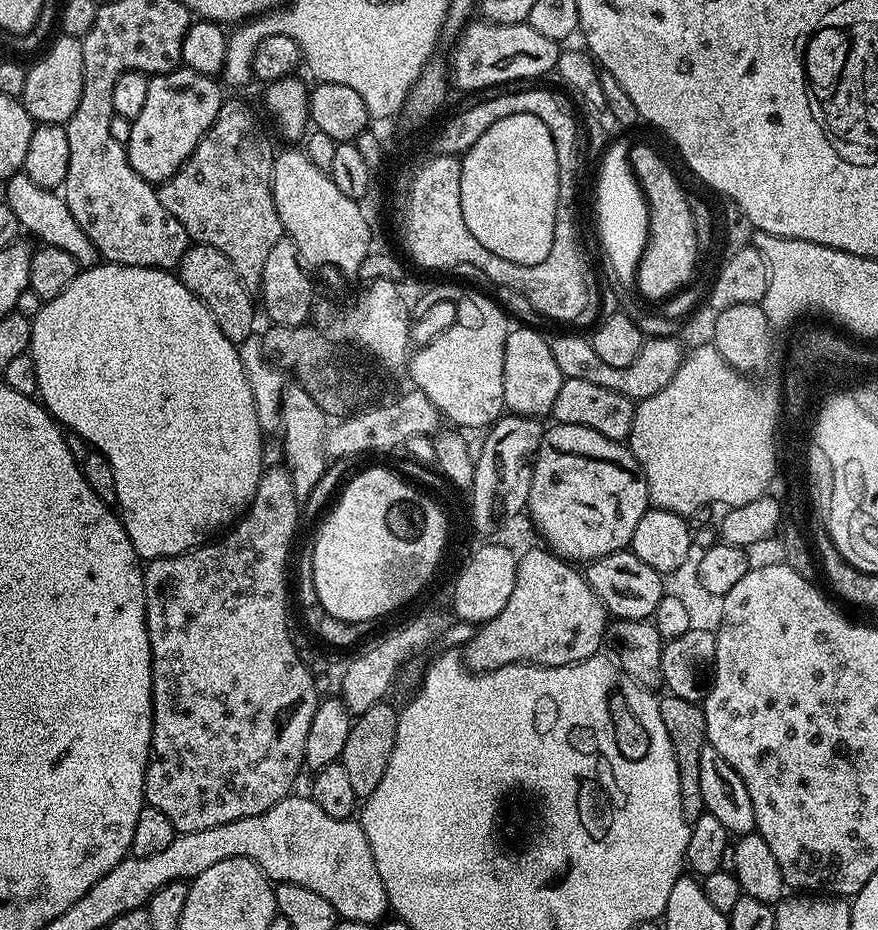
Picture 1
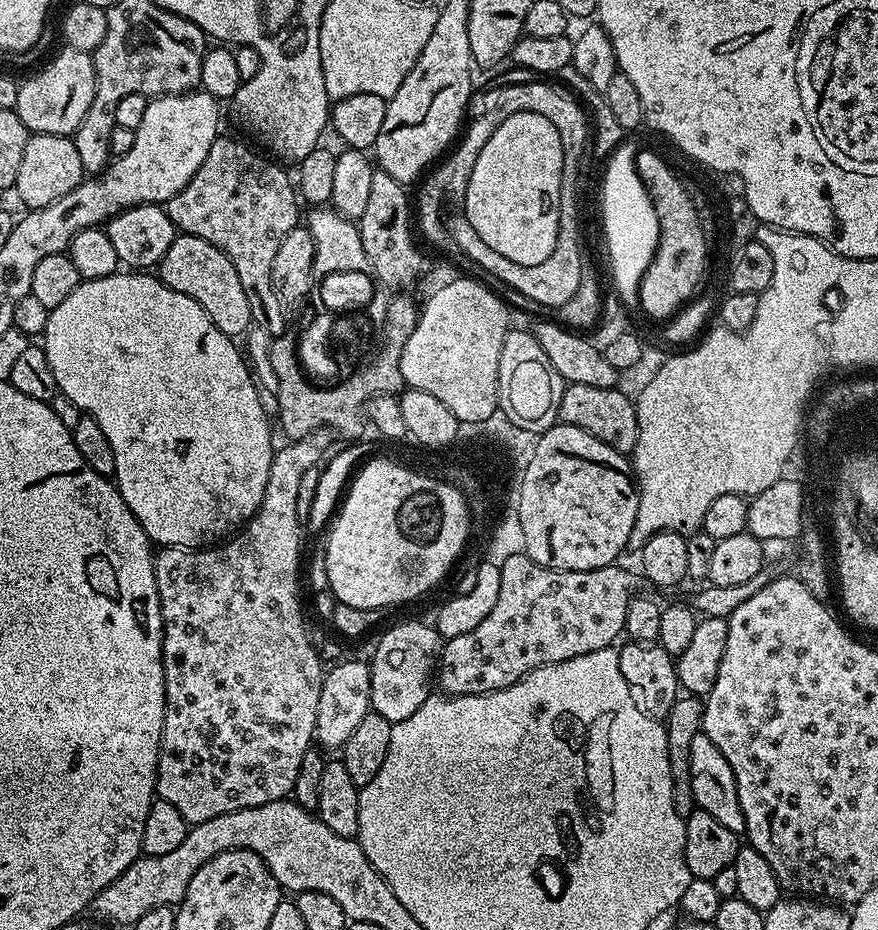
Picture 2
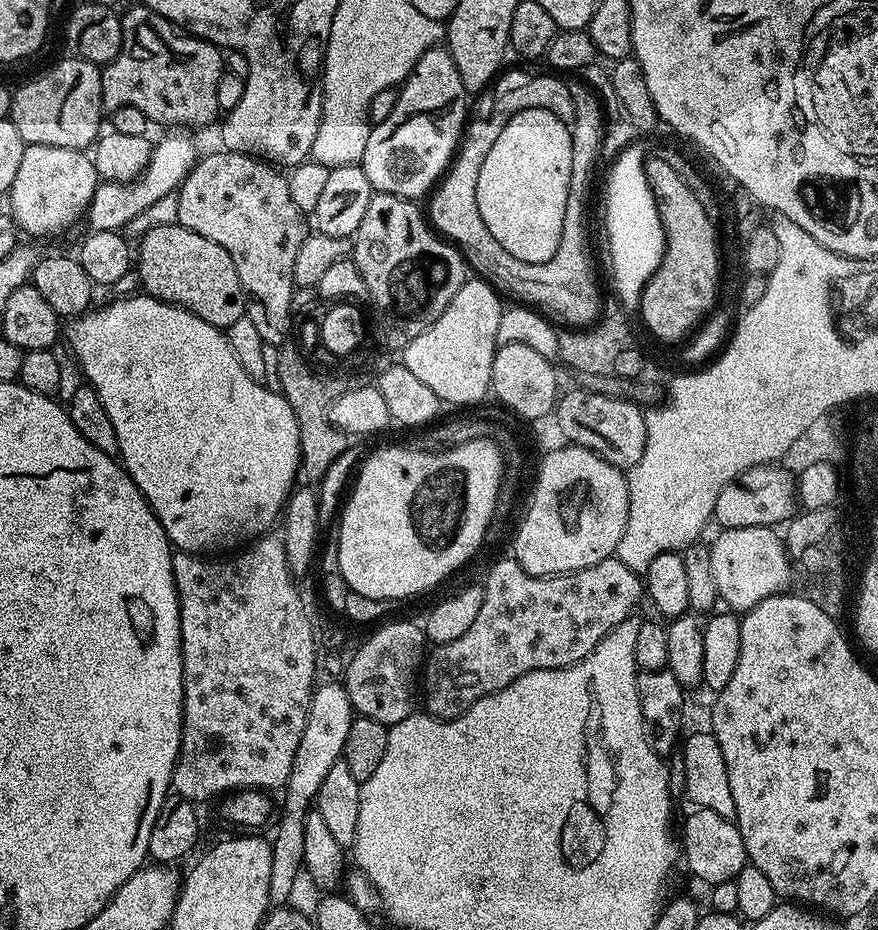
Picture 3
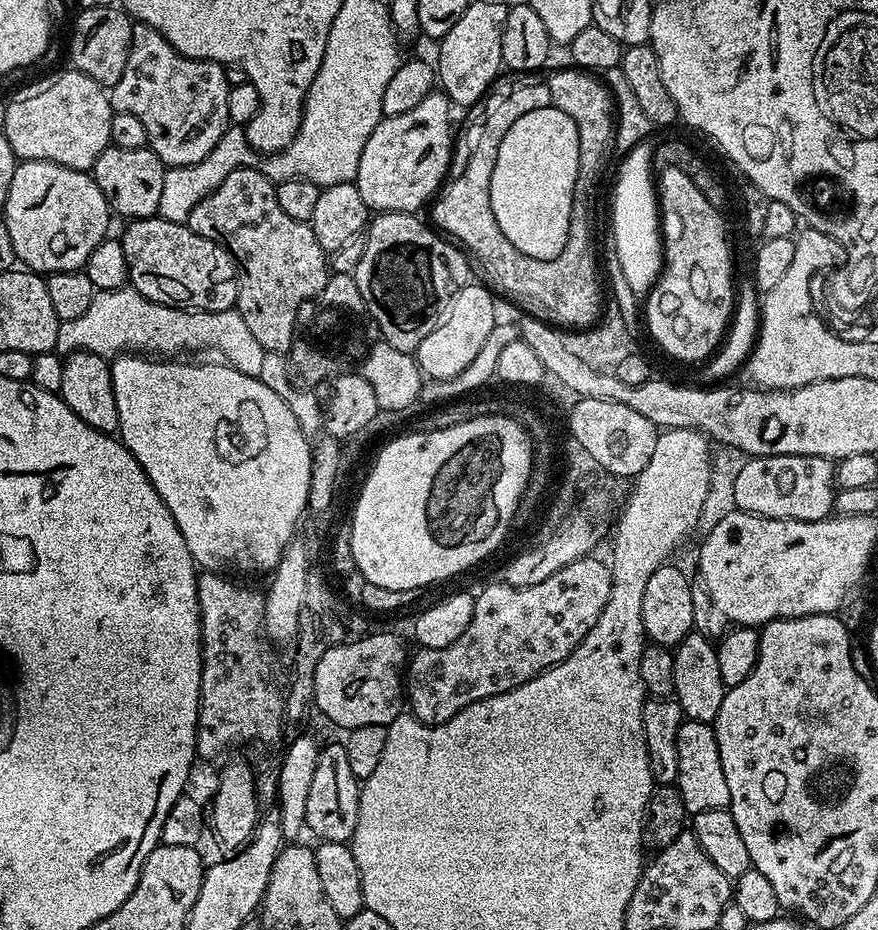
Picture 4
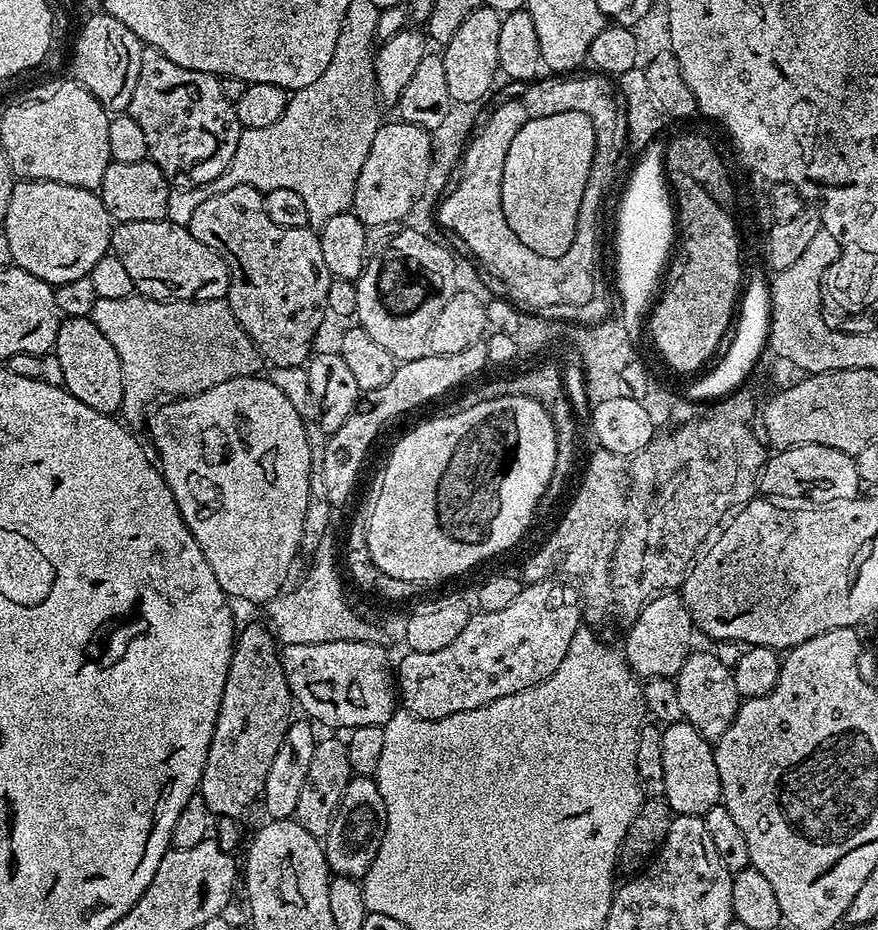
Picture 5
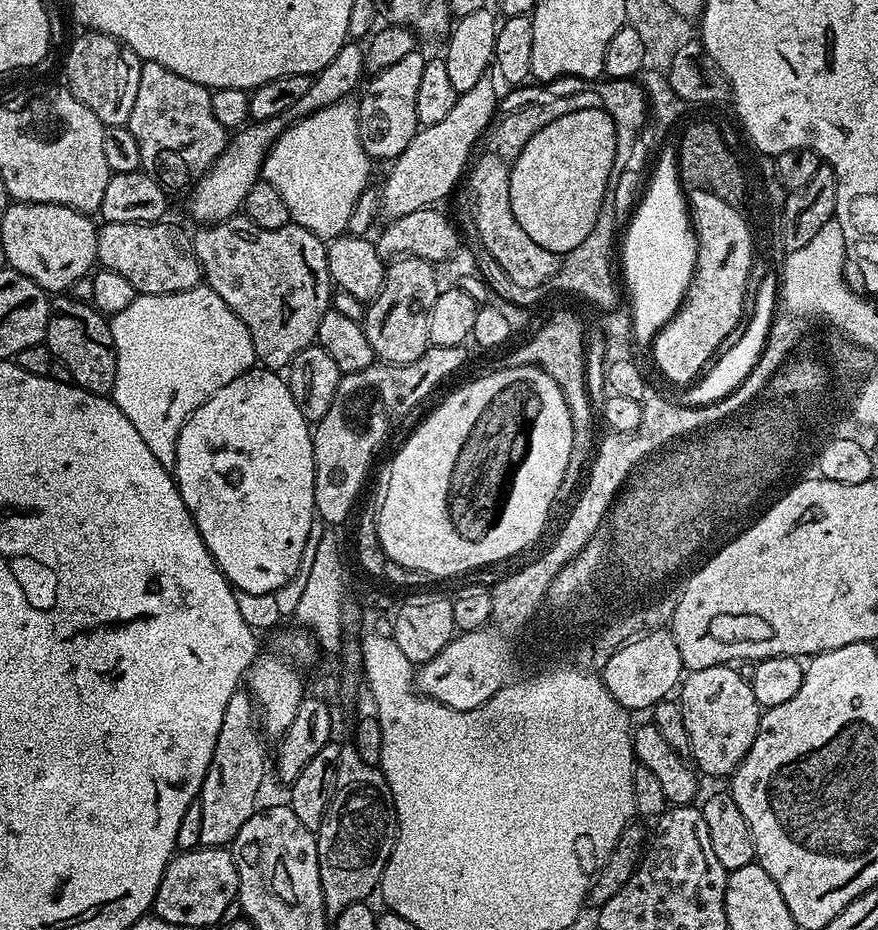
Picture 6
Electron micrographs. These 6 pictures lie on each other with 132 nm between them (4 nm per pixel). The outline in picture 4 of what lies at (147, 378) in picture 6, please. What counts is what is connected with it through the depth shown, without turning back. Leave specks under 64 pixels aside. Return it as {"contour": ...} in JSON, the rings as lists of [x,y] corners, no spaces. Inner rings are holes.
{"contour":[[[125,286],[122,288],[115,288],[114,290],[106,290],[105,292],[96,291],[94,298],[90,302],[89,308],[86,310],[86,314],[80,315],[79,318],[70,318],[69,320],[62,320],[58,326],[58,338],[56,339],[55,351],[59,353],[61,357],[67,358],[72,355],[73,352],[98,352],[105,357],[112,358],[120,354],[151,354],[156,358],[176,358],[181,354],[188,354],[184,352],[200,352],[203,348],[217,348],[218,351],[224,352],[223,359],[232,368],[237,368],[242,374],[247,376],[258,377],[261,373],[262,360],[265,354],[263,346],[258,342],[258,338],[254,338],[254,334],[250,334],[250,329],[246,327],[246,322],[242,322],[240,313],[233,310],[231,312],[197,312],[195,310],[189,310],[187,308],[172,308],[168,304],[159,304],[154,302],[150,298],[146,298],[142,293],[136,291],[131,286]]]}

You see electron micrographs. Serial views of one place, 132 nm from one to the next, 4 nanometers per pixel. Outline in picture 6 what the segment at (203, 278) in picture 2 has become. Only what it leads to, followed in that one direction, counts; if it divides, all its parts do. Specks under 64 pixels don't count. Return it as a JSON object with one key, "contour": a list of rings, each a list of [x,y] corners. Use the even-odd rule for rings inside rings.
{"contour":[[[104,222],[96,230],[96,258],[99,267],[106,272],[122,274],[130,286],[141,296],[161,296],[190,290],[201,283],[200,263],[192,249],[189,233],[171,228],[168,222],[155,224],[127,224],[126,222]]]}

